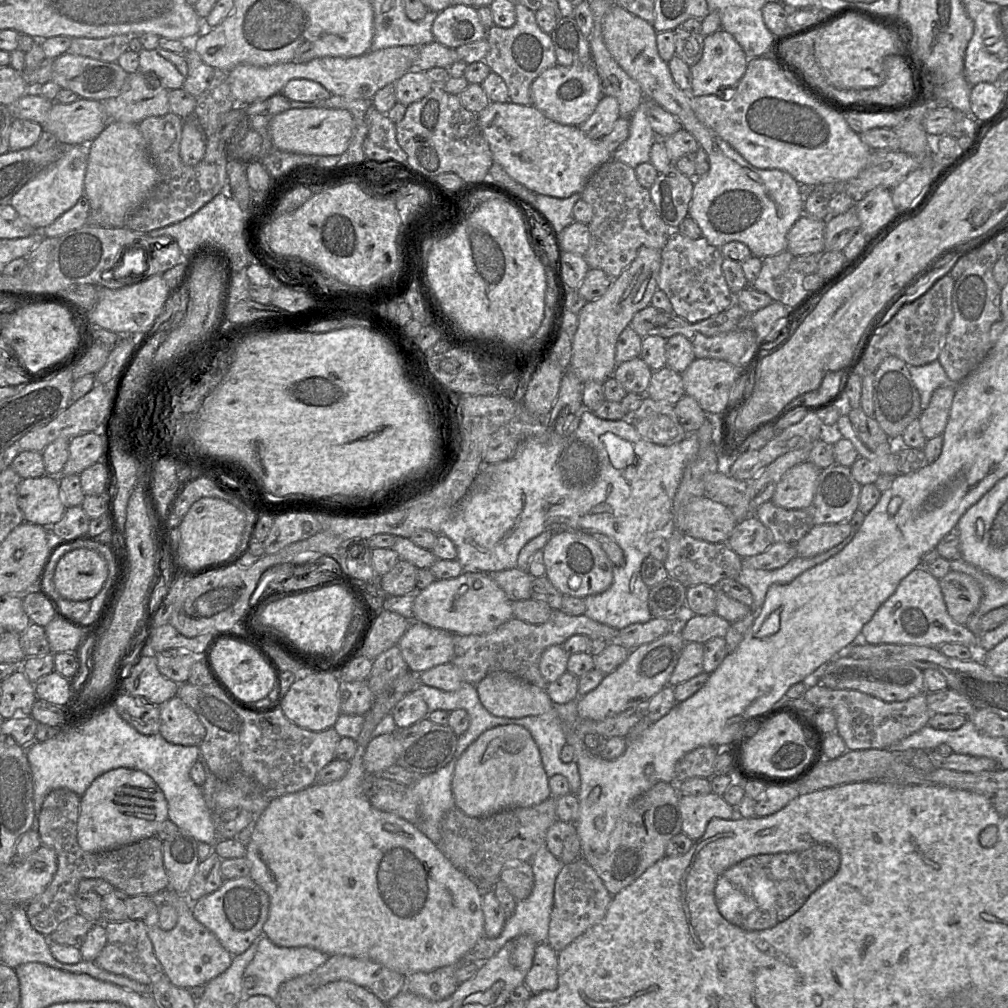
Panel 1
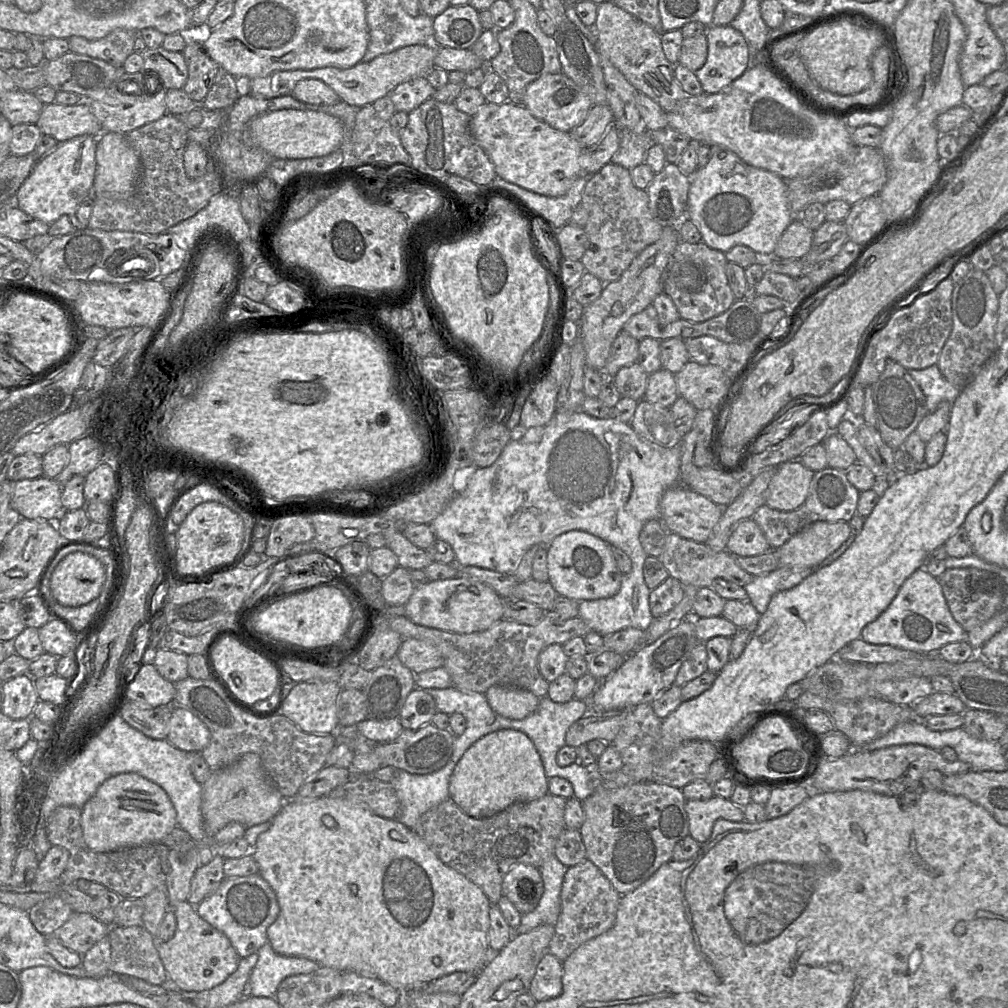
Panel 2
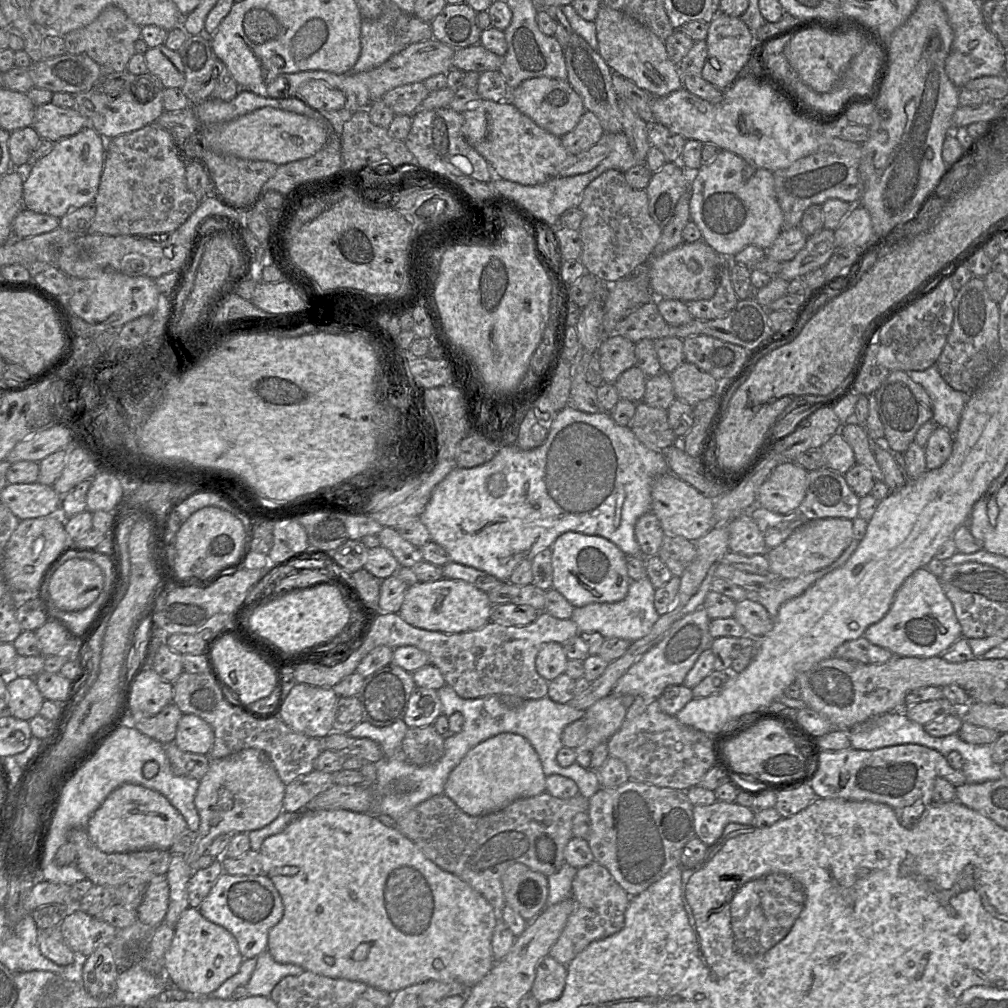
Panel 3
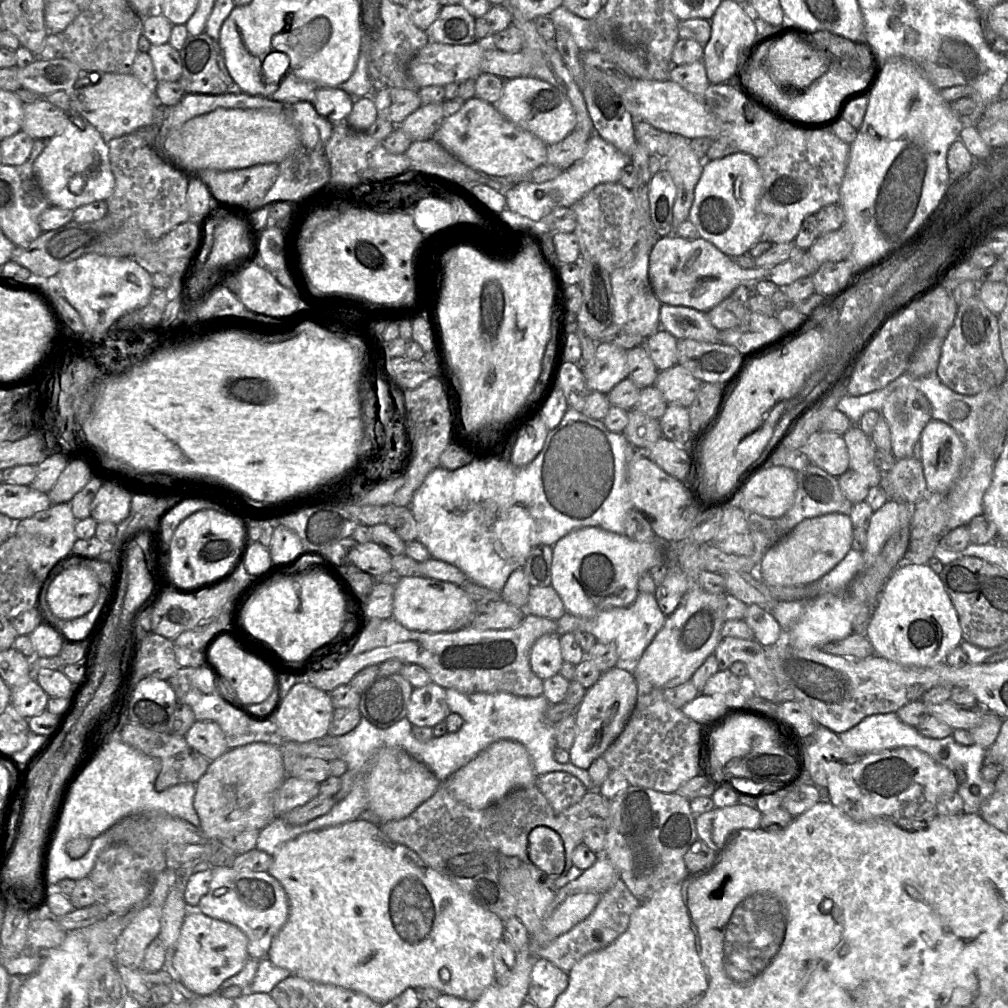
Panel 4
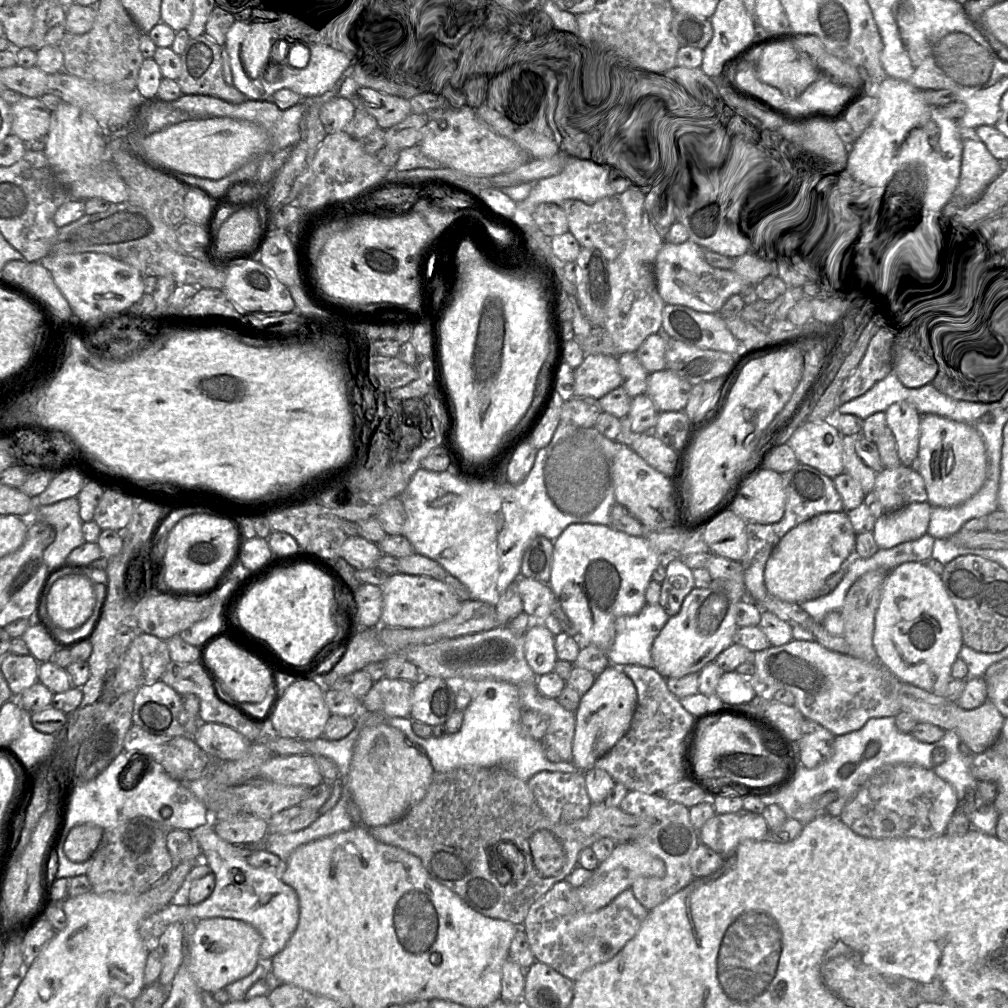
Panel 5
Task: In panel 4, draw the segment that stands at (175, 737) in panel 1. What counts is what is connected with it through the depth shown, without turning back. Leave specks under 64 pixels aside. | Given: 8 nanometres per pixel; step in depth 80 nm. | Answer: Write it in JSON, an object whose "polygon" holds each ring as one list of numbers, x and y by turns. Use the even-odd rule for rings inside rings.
{"polygon":[[196,720,185,734,186,742,209,761,227,752,225,735,218,724]]}

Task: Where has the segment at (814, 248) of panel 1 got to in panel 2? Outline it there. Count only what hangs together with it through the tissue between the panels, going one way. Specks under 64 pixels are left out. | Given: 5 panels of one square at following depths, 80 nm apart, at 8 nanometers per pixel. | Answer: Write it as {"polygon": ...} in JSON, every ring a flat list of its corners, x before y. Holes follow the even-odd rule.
{"polygon":[[795,218,779,239,773,257,801,259,811,249,814,231]]}

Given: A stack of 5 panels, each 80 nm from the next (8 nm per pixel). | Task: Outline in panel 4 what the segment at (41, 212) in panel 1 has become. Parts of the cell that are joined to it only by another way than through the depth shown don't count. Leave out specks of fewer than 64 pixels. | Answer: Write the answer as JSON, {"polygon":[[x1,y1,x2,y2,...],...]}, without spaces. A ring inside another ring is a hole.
{"polygon":[[69,114,68,124,61,133,48,141,44,151,34,160,33,169,36,181,51,206,74,211,96,201,106,201,114,192,115,179,110,165,108,142,80,115]]}

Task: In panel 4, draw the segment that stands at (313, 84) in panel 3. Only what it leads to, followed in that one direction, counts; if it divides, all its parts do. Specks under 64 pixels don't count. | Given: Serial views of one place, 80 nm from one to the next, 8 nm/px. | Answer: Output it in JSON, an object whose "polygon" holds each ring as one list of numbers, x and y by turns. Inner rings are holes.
{"polygon":[[319,87,313,105,330,122,345,122,353,109,354,98,338,87]]}

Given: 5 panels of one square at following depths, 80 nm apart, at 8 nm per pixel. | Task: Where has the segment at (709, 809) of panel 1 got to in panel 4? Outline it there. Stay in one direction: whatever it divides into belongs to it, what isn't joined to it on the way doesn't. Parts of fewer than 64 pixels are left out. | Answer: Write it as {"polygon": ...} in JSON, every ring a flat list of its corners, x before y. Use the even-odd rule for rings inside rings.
{"polygon":[[739,803,722,808,714,807,695,817,698,839,713,851,719,852,732,833,741,829,760,828,761,817,762,813,756,808]]}

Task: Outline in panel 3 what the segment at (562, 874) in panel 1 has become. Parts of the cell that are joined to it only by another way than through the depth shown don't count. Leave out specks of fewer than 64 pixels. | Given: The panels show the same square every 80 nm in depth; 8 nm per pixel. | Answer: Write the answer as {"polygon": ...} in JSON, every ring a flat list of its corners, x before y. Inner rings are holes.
{"polygon":[[596,861,577,870,570,898,574,904,573,911,548,953,565,966,592,942,619,932,624,927,625,913,631,901,631,896,617,883,608,869]]}

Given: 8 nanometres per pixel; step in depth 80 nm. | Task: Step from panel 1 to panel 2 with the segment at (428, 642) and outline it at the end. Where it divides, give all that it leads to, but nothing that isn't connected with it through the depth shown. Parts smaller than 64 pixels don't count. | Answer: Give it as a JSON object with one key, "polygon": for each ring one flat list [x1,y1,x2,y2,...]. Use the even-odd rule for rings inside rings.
{"polygon":[[403,639,396,655,414,674,443,667,443,657,439,650,417,639]]}

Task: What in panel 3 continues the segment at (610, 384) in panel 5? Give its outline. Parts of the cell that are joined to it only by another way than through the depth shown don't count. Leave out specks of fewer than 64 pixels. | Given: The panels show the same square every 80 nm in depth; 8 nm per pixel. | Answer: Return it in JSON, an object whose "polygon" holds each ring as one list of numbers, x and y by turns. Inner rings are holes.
{"polygon":[[620,335,605,338,598,348,603,383,615,383,627,369,635,366,635,343]]}

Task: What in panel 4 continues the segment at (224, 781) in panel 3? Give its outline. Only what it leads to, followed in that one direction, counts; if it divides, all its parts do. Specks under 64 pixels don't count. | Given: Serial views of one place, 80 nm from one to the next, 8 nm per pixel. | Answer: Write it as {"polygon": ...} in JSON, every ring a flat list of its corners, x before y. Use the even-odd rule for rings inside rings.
{"polygon":[[255,742,233,749,228,749,219,758,210,761,205,774,196,783,193,804,200,820,200,829,210,841,220,841,234,833,262,830,276,818,273,806,273,794,282,785,287,774,279,747]]}

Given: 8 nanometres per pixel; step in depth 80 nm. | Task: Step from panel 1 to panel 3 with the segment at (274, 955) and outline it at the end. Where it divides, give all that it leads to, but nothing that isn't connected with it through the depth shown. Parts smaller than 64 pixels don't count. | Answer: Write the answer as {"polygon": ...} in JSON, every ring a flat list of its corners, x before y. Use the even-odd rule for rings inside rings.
{"polygon":[[267,950,260,953,256,959,256,967,246,985,251,996,270,997,273,988,282,978,304,972,298,965,276,962]]}

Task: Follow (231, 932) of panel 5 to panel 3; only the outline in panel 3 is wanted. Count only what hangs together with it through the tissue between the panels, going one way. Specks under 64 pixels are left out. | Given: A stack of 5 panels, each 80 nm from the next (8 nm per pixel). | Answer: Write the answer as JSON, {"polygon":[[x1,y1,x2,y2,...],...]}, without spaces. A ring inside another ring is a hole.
{"polygon":[[188,907,176,923,170,947,163,957,164,974,170,984,191,996,209,996,239,971,243,960,237,940,228,930,204,918,198,908]]}

